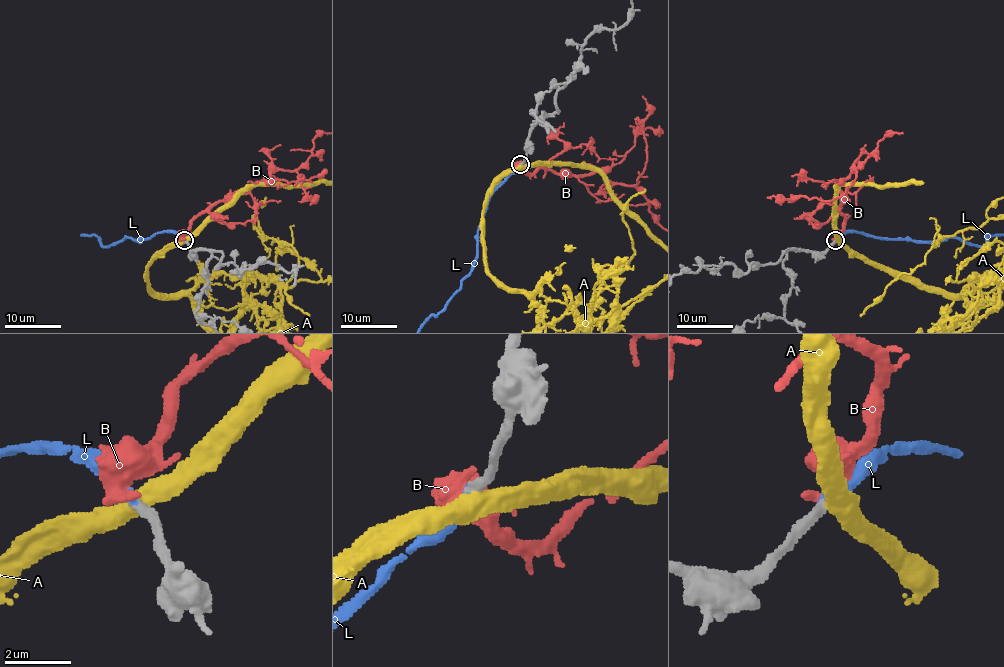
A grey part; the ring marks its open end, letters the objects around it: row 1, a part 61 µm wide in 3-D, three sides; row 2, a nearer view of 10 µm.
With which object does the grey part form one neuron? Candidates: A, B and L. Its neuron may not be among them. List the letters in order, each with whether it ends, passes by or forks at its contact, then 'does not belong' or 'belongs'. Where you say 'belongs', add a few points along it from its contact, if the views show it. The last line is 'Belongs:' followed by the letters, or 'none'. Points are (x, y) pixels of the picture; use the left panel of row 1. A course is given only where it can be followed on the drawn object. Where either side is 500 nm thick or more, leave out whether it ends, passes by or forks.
A: does not belong
B: does not belong
L: it ends; belongs
Belongs: L

